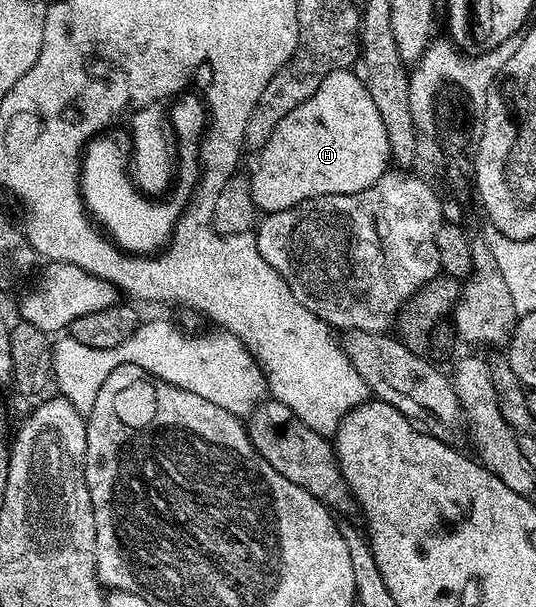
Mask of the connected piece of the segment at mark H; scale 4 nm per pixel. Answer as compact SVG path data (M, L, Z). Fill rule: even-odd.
M350 69L328 73L328 77L320 81L320 89L316 89L316 93L312 93L304 105L296 105L296 109L292 109L292 113L288 113L288 117L276 125L272 137L268 137L268 145L257 152L258 164L249 180L252 201L258 206L259 212L292 209L304 201L325 195L360 193L360 189L376 185L376 181L391 166L388 133L384 129L384 121L380 121L380 109L376 109L376 101L372 101L363 76L354 73Z

